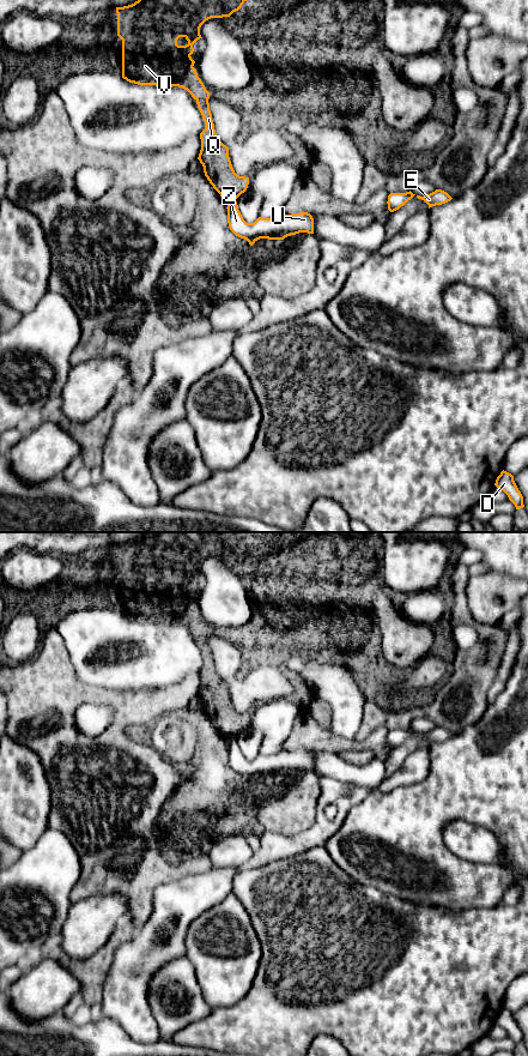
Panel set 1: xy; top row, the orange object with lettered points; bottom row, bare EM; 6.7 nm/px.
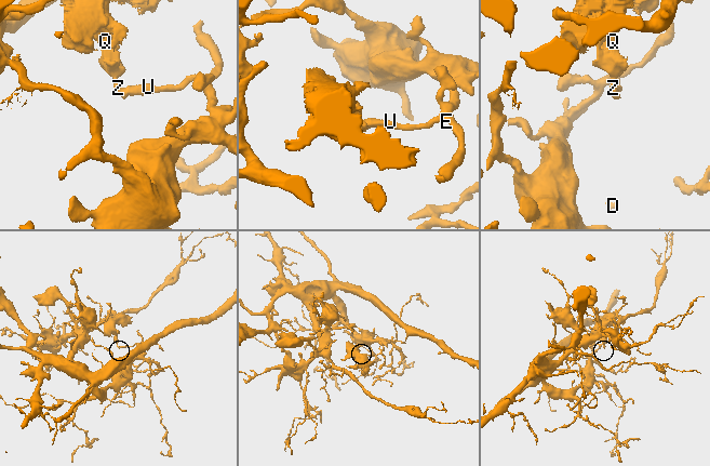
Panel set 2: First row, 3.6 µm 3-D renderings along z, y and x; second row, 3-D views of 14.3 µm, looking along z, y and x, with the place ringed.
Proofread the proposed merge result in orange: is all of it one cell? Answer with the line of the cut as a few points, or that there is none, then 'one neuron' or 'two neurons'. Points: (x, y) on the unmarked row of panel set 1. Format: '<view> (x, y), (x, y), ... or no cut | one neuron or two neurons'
xy (235, 735), (226, 737) | two neurons

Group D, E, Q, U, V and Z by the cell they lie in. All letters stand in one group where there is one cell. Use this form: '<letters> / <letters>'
D E U Z / Q V

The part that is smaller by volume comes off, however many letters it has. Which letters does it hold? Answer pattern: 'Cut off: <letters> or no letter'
Cut off: Q, V

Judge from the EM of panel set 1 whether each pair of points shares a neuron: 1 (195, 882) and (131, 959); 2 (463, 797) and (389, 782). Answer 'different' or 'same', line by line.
1: same
2: different

